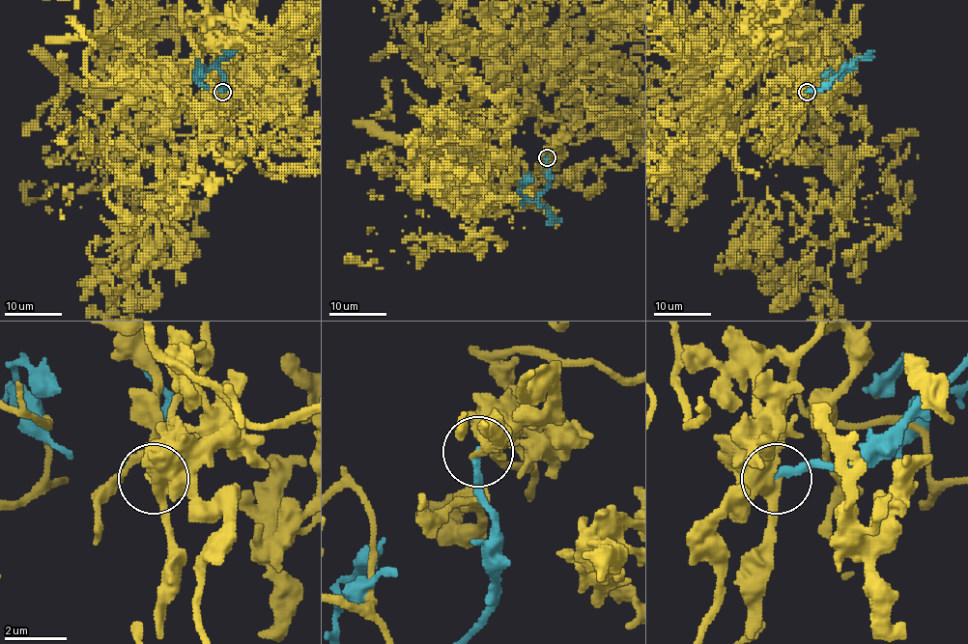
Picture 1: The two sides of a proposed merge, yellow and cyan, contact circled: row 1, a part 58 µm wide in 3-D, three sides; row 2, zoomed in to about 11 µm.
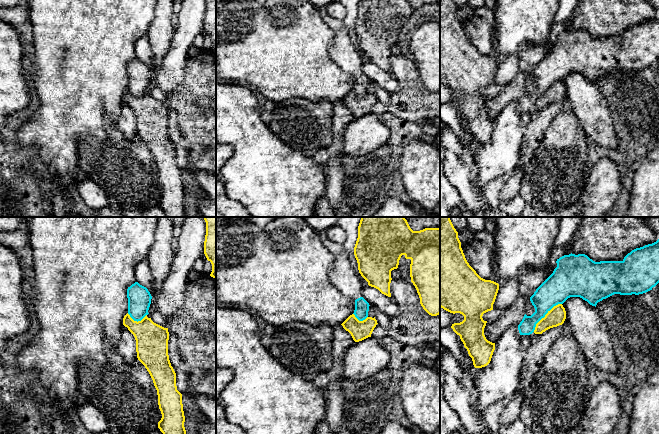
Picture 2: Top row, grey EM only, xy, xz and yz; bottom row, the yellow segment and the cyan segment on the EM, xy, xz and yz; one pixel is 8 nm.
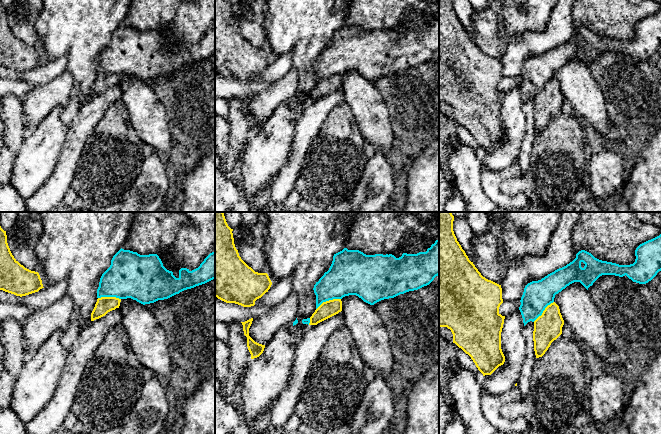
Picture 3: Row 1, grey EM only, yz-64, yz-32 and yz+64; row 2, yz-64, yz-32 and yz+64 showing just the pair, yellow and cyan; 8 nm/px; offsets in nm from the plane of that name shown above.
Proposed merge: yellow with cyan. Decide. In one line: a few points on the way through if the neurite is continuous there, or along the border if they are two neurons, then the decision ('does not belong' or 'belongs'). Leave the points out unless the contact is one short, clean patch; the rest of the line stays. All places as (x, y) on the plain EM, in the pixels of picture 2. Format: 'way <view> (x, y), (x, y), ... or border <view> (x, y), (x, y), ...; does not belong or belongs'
does not belong

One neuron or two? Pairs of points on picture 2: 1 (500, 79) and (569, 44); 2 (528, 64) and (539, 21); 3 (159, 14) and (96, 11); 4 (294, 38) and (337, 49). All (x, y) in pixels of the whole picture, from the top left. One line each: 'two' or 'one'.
1: two
2: one
3: two
4: two

